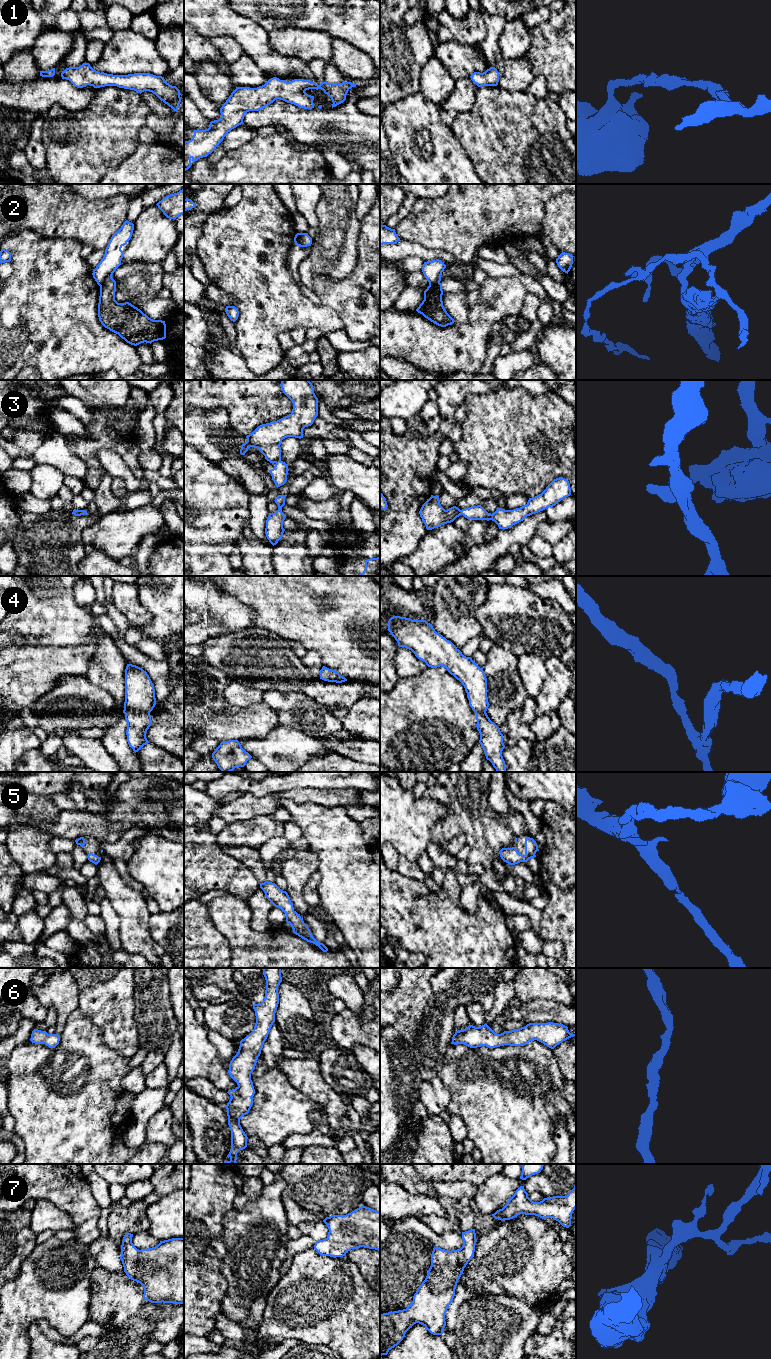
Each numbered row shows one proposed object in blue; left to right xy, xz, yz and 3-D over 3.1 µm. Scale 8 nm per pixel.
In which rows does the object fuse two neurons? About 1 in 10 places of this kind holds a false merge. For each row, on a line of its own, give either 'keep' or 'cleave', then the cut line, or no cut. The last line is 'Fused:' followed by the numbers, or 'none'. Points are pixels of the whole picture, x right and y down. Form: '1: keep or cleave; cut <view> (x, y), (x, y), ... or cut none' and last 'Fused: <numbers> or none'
1: keep; cut none
2: cleave; cut xy (111, 276), (107, 277), (99, 285)
3: cleave; cut xz (280, 460), (276, 463)
4: keep; cut none
5: keep; cut none
6: keep; cut none
7: keep; cut none
Fused: 2, 3

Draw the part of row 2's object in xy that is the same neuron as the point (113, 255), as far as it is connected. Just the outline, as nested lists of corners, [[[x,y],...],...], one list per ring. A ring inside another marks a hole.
[[[125,221],[122,227],[115,232],[106,249],[100,263],[93,270],[93,278],[100,286],[107,278],[112,277],[116,269],[121,265],[124,252],[121,248],[131,239],[134,230],[134,224]]]

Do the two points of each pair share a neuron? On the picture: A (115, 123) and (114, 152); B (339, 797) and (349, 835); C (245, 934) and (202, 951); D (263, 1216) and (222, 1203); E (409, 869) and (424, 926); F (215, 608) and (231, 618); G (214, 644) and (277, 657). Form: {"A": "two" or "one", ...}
{"A": "one", "B": "two", "C": "two", "D": "two", "E": "two", "F": "one", "G": "one"}

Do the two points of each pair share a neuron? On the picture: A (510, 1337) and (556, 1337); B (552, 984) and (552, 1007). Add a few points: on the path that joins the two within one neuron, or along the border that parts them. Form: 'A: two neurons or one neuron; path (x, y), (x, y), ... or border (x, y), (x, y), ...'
A: two neurons; border (535, 1331), (525, 1341), (523, 1348)
B: two neurons; border (529, 1001), (549, 999), (565, 1005)

